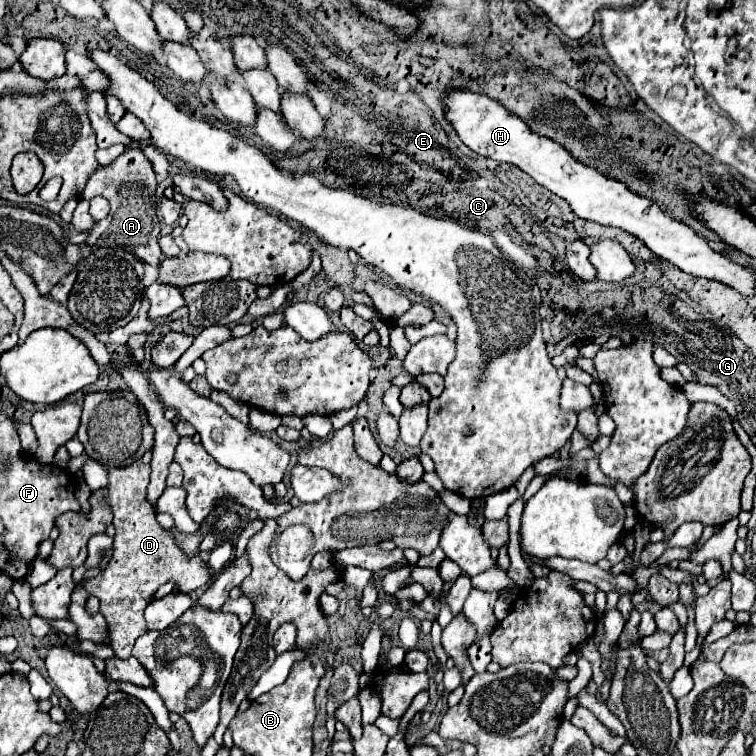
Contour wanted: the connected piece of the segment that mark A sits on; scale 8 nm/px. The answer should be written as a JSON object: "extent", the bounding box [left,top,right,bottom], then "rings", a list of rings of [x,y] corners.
{"extent":[86,148,162,266],"rings":[[[128,148],[122,156],[118,156],[110,166],[98,168],[86,184],[114,184],[114,202],[108,214],[108,222],[96,222],[94,230],[88,232],[88,246],[108,246],[108,248],[124,248],[138,256],[142,262],[160,266],[162,252],[158,246],[160,236],[160,220],[156,216],[156,176],[152,164],[142,154],[142,150]]]}

